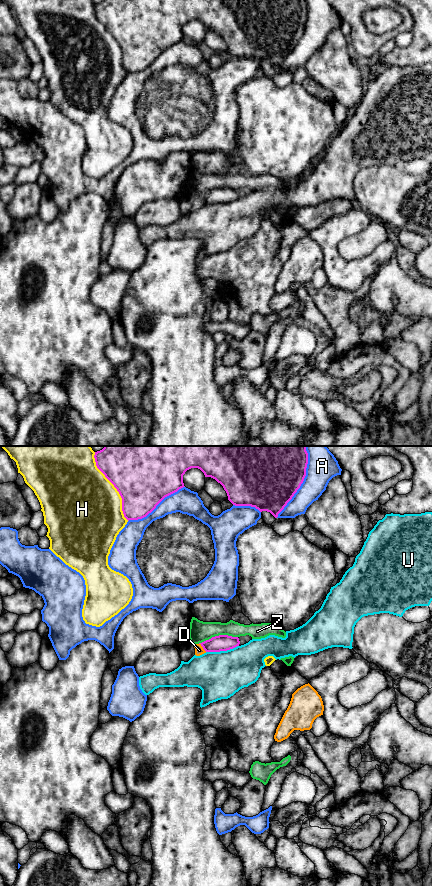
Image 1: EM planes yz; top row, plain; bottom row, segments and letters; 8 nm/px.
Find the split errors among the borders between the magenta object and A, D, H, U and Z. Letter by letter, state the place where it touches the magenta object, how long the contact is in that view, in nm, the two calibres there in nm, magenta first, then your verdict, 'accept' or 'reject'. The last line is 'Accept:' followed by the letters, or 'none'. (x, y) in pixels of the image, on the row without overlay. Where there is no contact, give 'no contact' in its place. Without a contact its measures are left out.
A: yz (302, 34) | 600 nm | 460/240 nm | reject
D: yz (202, 198) | 90 nm | 130/70 nm | reject
H: yz (114, 38) | 600 nm | 460/500 nm | reject
U: yz (222, 202) | 280 nm | 130/380 nm | reject
Z: yz (217, 188) | 320 nm | 130/170 nm | reject
Accept: none

